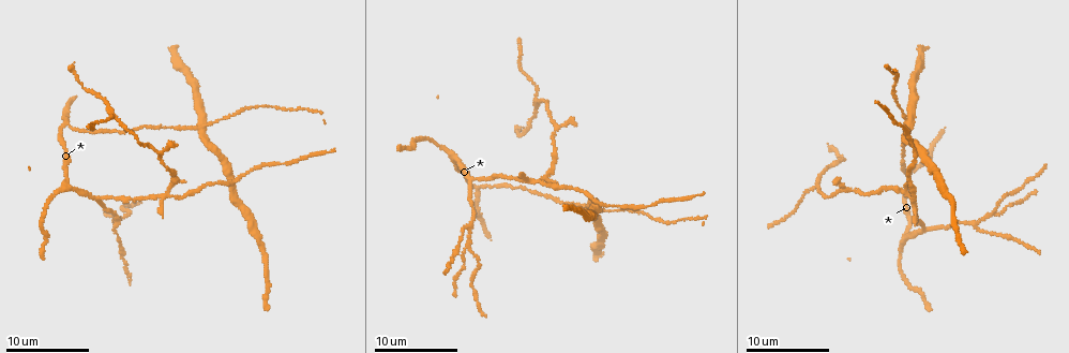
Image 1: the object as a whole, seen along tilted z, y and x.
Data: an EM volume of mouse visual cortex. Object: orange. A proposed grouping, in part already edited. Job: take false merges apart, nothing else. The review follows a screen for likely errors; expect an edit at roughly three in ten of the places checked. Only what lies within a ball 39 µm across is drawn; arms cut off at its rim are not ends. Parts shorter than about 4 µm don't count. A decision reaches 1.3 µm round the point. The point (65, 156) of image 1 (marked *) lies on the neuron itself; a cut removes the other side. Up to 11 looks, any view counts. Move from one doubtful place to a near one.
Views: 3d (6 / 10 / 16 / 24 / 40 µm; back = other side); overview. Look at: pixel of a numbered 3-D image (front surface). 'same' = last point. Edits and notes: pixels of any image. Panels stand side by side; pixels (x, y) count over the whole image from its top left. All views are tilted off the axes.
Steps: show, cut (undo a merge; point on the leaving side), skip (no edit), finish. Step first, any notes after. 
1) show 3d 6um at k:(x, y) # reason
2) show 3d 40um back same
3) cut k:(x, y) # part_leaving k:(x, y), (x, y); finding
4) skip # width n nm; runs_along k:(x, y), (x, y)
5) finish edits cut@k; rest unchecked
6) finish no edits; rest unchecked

show 3d 6um at 1:(905, 240)

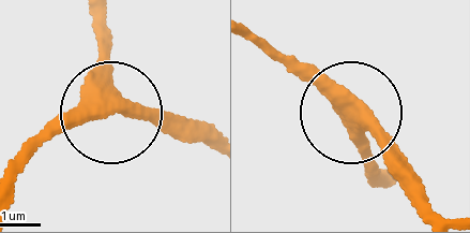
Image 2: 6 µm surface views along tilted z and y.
skip # runs_along 2:(105, 16), (110, 103), (21, 150); continuous, no second neuron

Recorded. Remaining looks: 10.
show 3d 10um at 1:(470, 178) # a fork

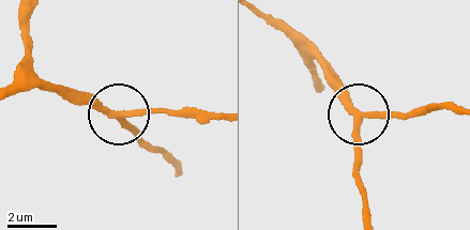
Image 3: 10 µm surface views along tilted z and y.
skip # width 240 nm; runs_along 3:(27, 16), (34, 73), (117, 112), (152, 149); continuous, no second neuron

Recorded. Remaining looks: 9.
show 3d 16um at 1:(909, 123) # looks like a crossing

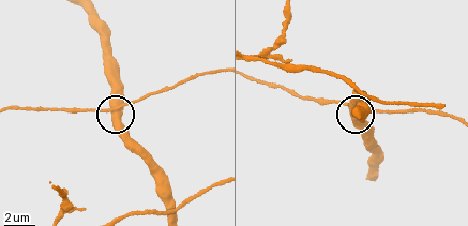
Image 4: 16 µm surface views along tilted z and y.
show 3d 6um at 4:(121, 114)

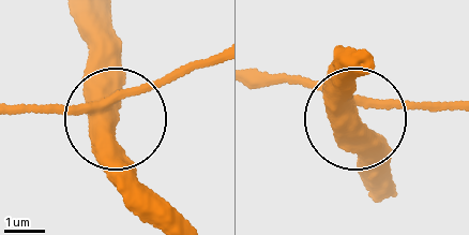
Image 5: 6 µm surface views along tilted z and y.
cut 5:(102, 163) # width 450 nm; part_leaving 5:(101, 109), (104, 172), (155, 219); a second neuron is stuck on

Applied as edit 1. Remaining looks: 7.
show overview # see it whole again

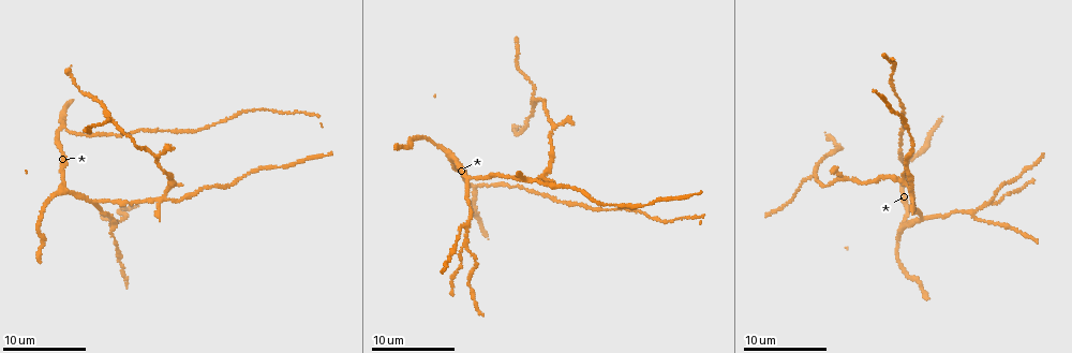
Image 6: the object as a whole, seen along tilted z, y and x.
show 3d 6um at 6:(990, 202) # two arms in line, one across

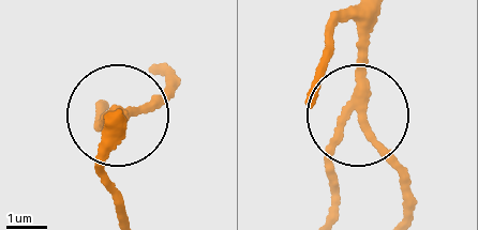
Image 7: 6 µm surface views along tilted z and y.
skip # arms 3; runs_along 7:(375, 21), (338, 146), (330, 214); all the same neuron

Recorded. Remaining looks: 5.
show 3d 10um at 6:(167, 197) # four or more arms meet

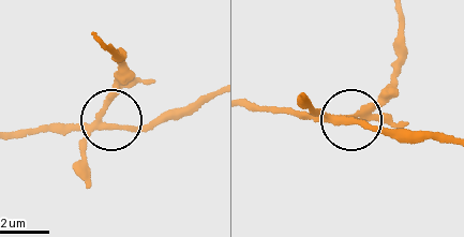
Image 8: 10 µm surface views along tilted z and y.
show 3d 10um back at 8:(342, 119) # from behind

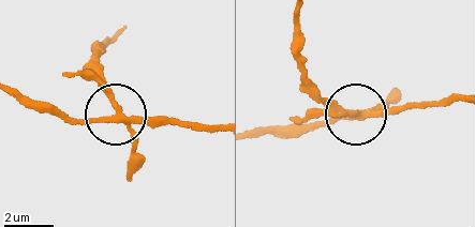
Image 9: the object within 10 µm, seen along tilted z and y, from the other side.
cut 9:(104, 87) # side_arm 24 um; part_leaving 9:(121, 118), (100, 60), (112, 35); two neurons meet here

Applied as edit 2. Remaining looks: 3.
finish edits cut@5, cut@9; rest unchecked

